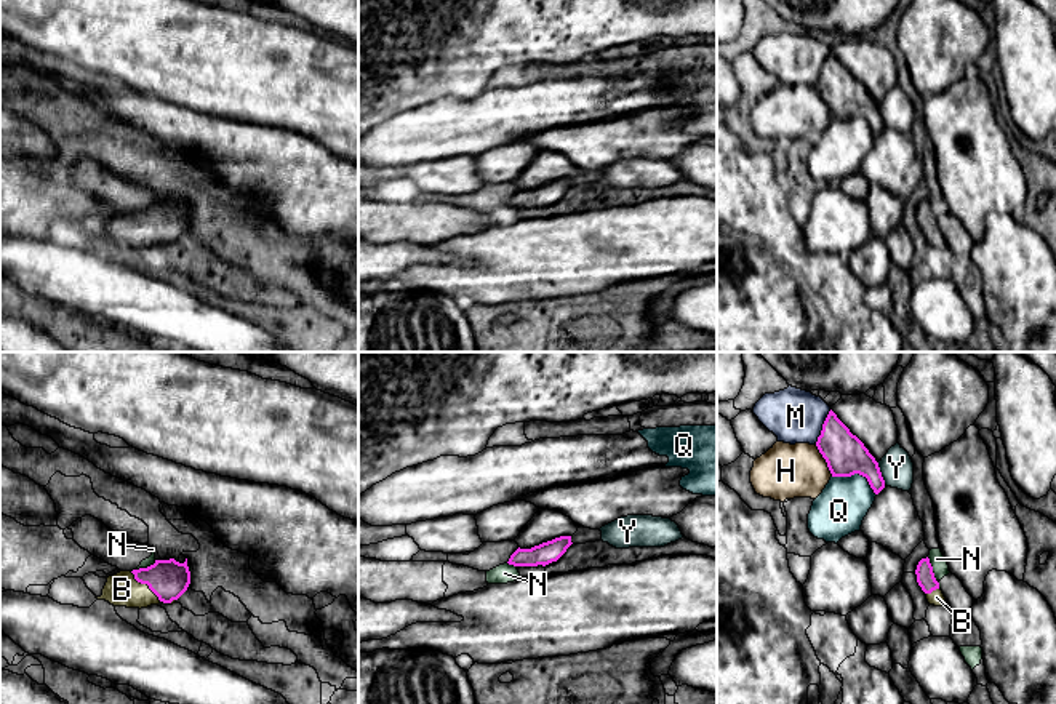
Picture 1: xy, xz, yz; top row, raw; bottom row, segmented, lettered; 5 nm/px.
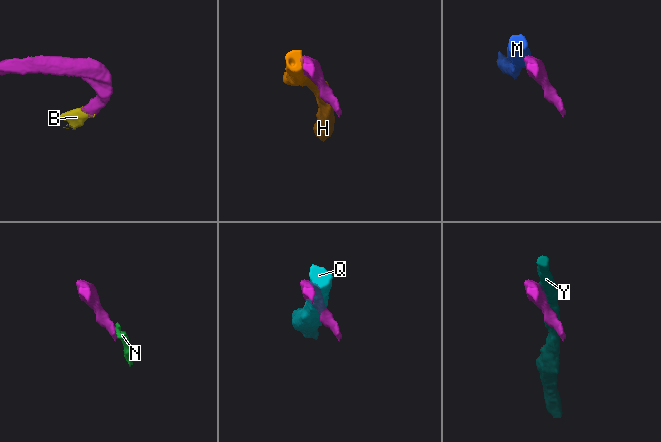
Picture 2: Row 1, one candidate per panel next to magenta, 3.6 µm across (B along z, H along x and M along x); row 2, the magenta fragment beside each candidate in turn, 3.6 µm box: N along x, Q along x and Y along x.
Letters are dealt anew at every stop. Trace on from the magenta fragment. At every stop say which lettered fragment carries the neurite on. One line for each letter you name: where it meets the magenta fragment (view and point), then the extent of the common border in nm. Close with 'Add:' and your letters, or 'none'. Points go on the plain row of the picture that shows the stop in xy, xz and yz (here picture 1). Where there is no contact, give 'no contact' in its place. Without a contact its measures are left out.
B: xy (146, 224) | 220 nm
Add: B

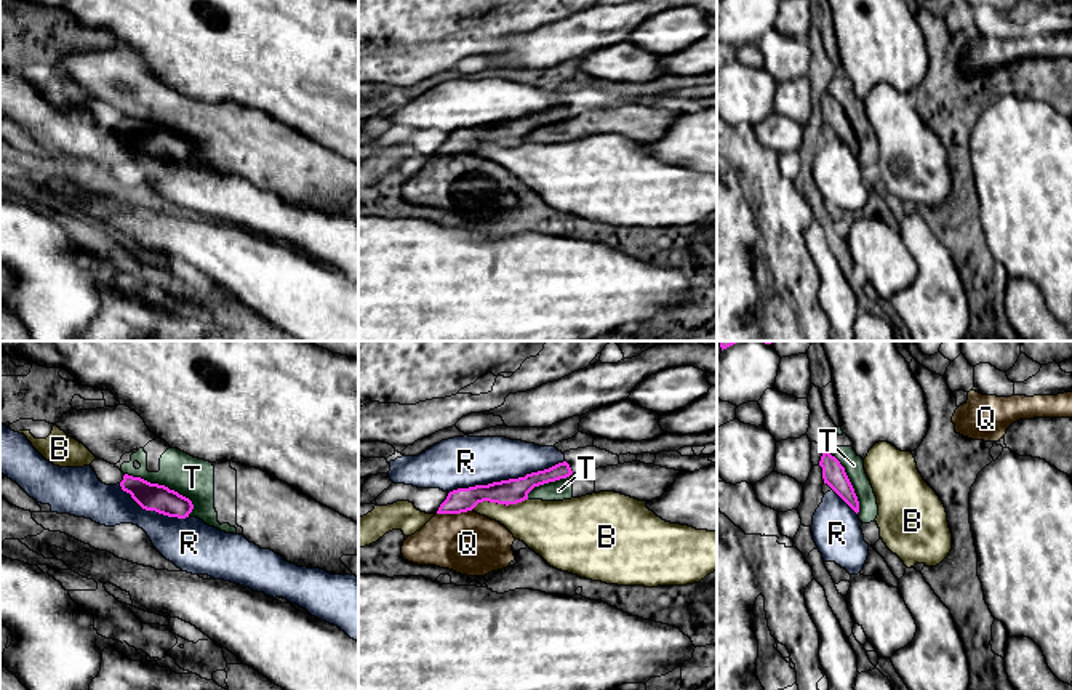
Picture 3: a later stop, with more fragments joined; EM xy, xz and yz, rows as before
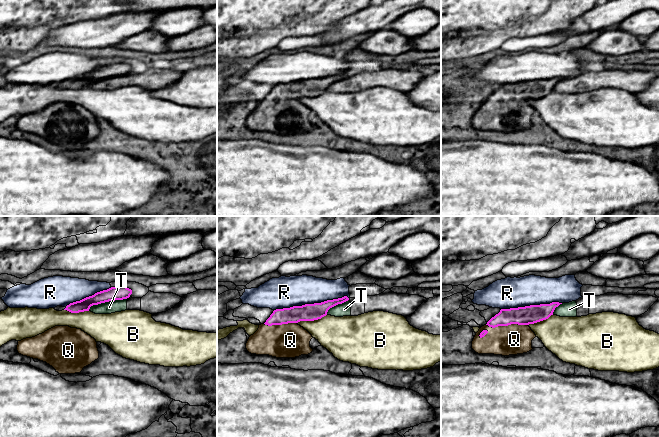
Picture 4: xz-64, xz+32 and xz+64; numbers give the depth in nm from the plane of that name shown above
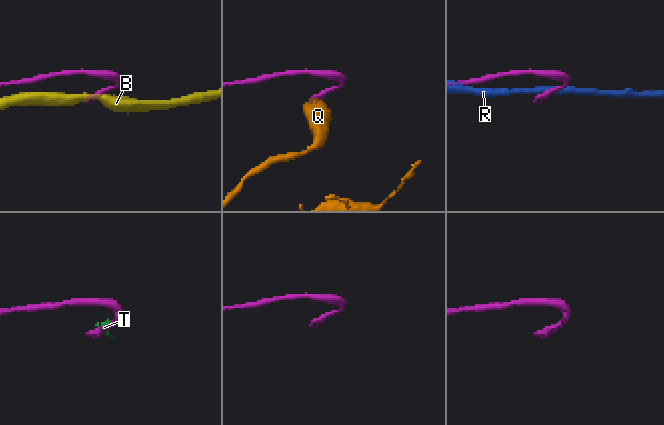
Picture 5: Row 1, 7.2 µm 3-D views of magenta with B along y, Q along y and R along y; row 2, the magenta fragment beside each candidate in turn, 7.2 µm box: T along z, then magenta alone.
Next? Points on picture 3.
Q: xz (453, 154) | 180 nm
Add: Q

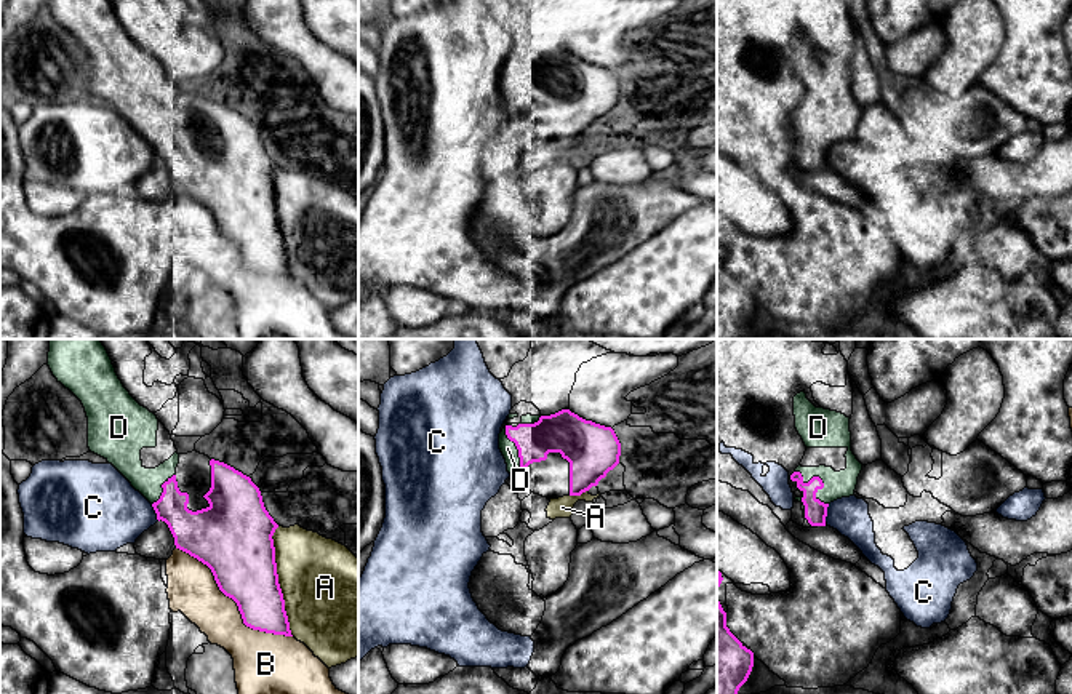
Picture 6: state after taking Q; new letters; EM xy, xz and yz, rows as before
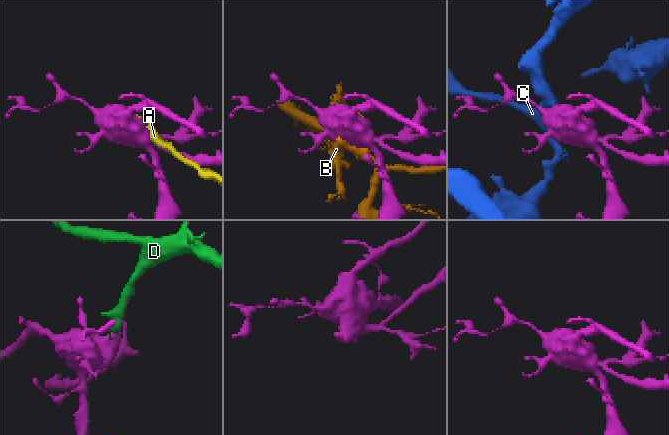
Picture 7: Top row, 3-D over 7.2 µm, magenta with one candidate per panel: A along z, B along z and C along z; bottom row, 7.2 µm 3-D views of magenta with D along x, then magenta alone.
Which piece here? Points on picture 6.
D: yz (821, 122) | 240 nm
Add: D

